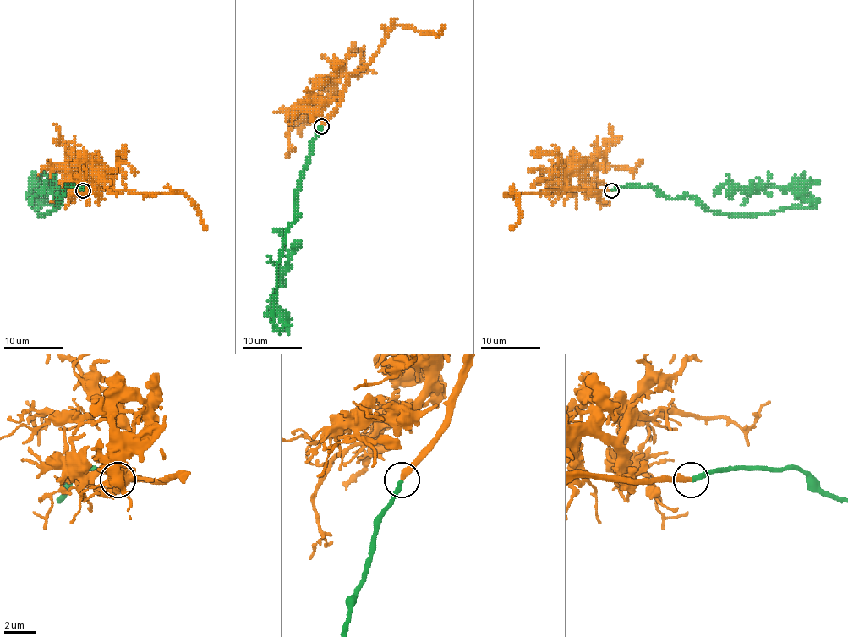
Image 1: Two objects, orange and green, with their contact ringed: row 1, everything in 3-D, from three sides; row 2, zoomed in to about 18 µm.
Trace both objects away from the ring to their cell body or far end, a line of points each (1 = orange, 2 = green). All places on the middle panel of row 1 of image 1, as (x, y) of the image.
1: (321, 126), (335, 109), (345, 79), (370, 60), (396, 25), (411, 25), (438, 35), (442, 24)
2: (321, 126), (277, 264), (273, 321), (281, 327), (277, 275), (291, 252), (273, 233)

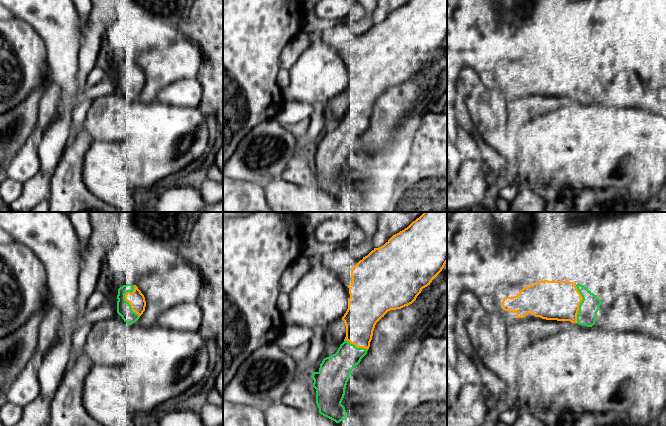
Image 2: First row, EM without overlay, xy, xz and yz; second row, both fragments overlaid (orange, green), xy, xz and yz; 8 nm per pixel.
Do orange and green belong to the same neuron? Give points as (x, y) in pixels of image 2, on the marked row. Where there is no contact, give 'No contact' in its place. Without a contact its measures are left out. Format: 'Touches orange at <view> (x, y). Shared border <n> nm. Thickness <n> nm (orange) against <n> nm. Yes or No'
Touches orange at xy (125, 299). Shared border 260 nm. Thickness 140 nm (orange) against 120 nm. No

